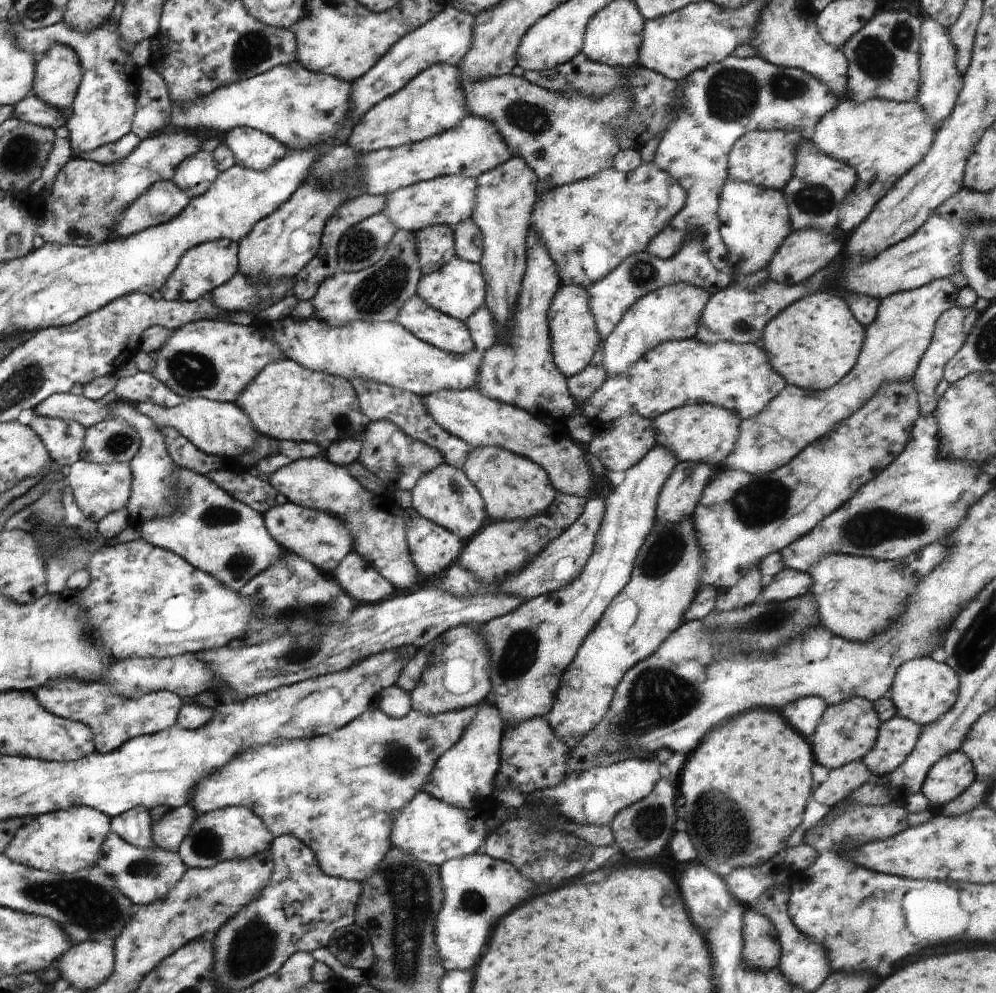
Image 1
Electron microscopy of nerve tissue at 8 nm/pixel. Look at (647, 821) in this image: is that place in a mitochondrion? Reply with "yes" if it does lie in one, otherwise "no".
yes

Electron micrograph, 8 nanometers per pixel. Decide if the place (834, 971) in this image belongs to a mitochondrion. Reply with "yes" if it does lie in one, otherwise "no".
no

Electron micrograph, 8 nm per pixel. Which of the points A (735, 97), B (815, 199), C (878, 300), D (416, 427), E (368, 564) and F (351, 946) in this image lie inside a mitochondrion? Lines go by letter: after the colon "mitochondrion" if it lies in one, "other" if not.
A: mitochondrion
B: mitochondrion
C: other
D: other
E: other
F: mitochondrion

